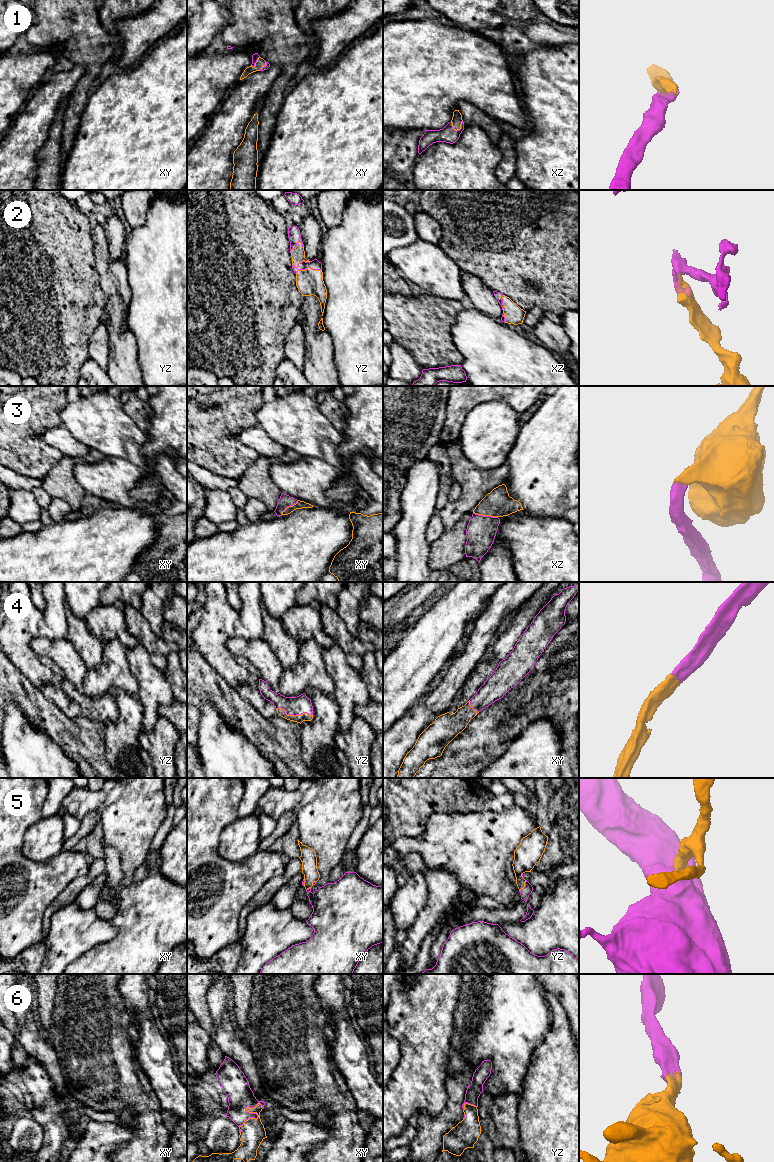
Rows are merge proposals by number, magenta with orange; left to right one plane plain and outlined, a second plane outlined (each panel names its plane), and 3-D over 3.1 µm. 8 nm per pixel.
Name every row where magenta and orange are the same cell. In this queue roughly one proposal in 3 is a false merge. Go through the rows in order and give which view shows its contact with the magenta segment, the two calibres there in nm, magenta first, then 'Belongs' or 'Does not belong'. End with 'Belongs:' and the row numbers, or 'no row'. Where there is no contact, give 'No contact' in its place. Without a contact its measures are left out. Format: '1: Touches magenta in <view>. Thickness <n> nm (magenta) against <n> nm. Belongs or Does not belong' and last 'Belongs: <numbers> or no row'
1: Touches magenta in xz. Thickness 120 nm (magenta) against 80 nm. Belongs
2: Touches magenta in yz. Thickness 80 nm (magenta) against 200 nm. Belongs
3: Touches magenta in xz. Thickness 240 nm (magenta) against 220 nm. Belongs
4: Touches magenta in yz. Thickness 150 nm (magenta) against 60 nm. Belongs
5: Touches magenta in yz. Thickness 80 nm (magenta) against 200 nm. Belongs
6: Touches magenta in xy. Thickness 200 nm (magenta) against 190 nm. Belongs
Belongs: 1, 2, 3, 4, 5, 6

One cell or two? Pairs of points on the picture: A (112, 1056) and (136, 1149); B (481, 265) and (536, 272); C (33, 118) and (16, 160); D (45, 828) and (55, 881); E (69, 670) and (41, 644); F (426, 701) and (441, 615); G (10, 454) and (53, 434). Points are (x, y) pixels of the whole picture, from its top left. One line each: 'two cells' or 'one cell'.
A: one cell
B: one cell
C: one cell
D: two cells
E: one cell
F: two cells
G: two cells

